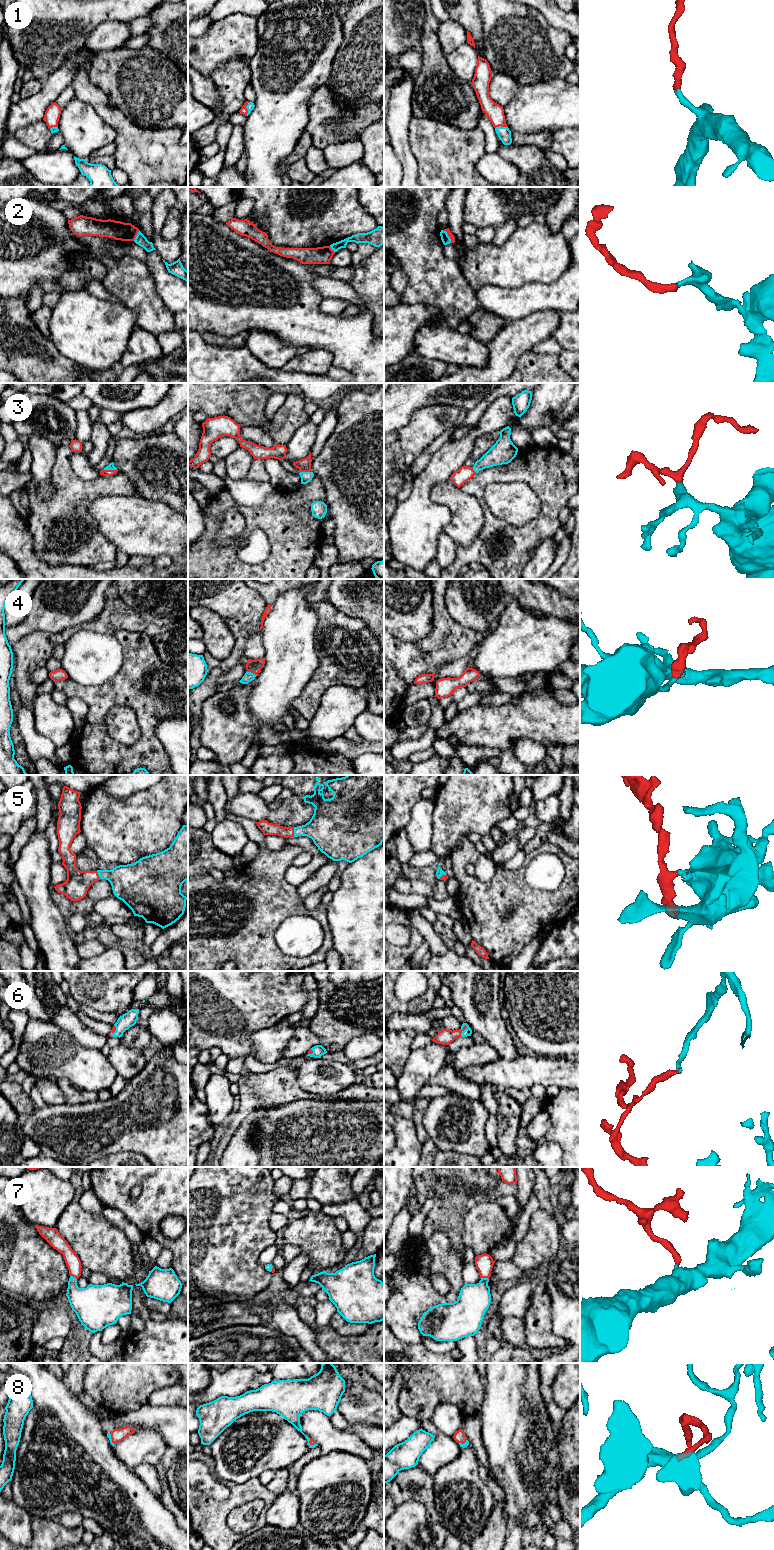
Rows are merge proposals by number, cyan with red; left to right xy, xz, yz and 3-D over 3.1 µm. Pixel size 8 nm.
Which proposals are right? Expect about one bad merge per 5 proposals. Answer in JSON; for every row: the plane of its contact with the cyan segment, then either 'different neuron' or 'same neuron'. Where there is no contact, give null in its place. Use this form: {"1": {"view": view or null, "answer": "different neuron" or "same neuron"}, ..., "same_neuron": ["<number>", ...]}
{"1": {"view": "xz", "answer": "same neuron"}, "2": {"view": "yz", "answer": "same neuron"}, "3": {"view": "xy", "answer": "same neuron"}, "4": {"view": "xz", "answer": "same neuron"}, "5": {"view": "xz", "answer": "same neuron"}, "6": {"view": "yz", "answer": "same neuron"}, "7": {"view": "yz", "answer": "same neuron"}, "8": {"view": "xy", "answer": "same neuron"}, "same_neuron": ["1", "2", "3", "4", "5", "6", "7", "8"]}

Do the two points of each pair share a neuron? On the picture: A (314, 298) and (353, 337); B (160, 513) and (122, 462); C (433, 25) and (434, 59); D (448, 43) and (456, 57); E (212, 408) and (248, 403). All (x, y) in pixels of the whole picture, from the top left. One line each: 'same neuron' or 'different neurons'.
A: same neuron
B: different neurons
C: same neuron
D: different neurons
E: same neuron

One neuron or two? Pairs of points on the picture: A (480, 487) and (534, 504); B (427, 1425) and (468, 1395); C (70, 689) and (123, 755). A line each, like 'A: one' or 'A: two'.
A: two
B: two
C: one

